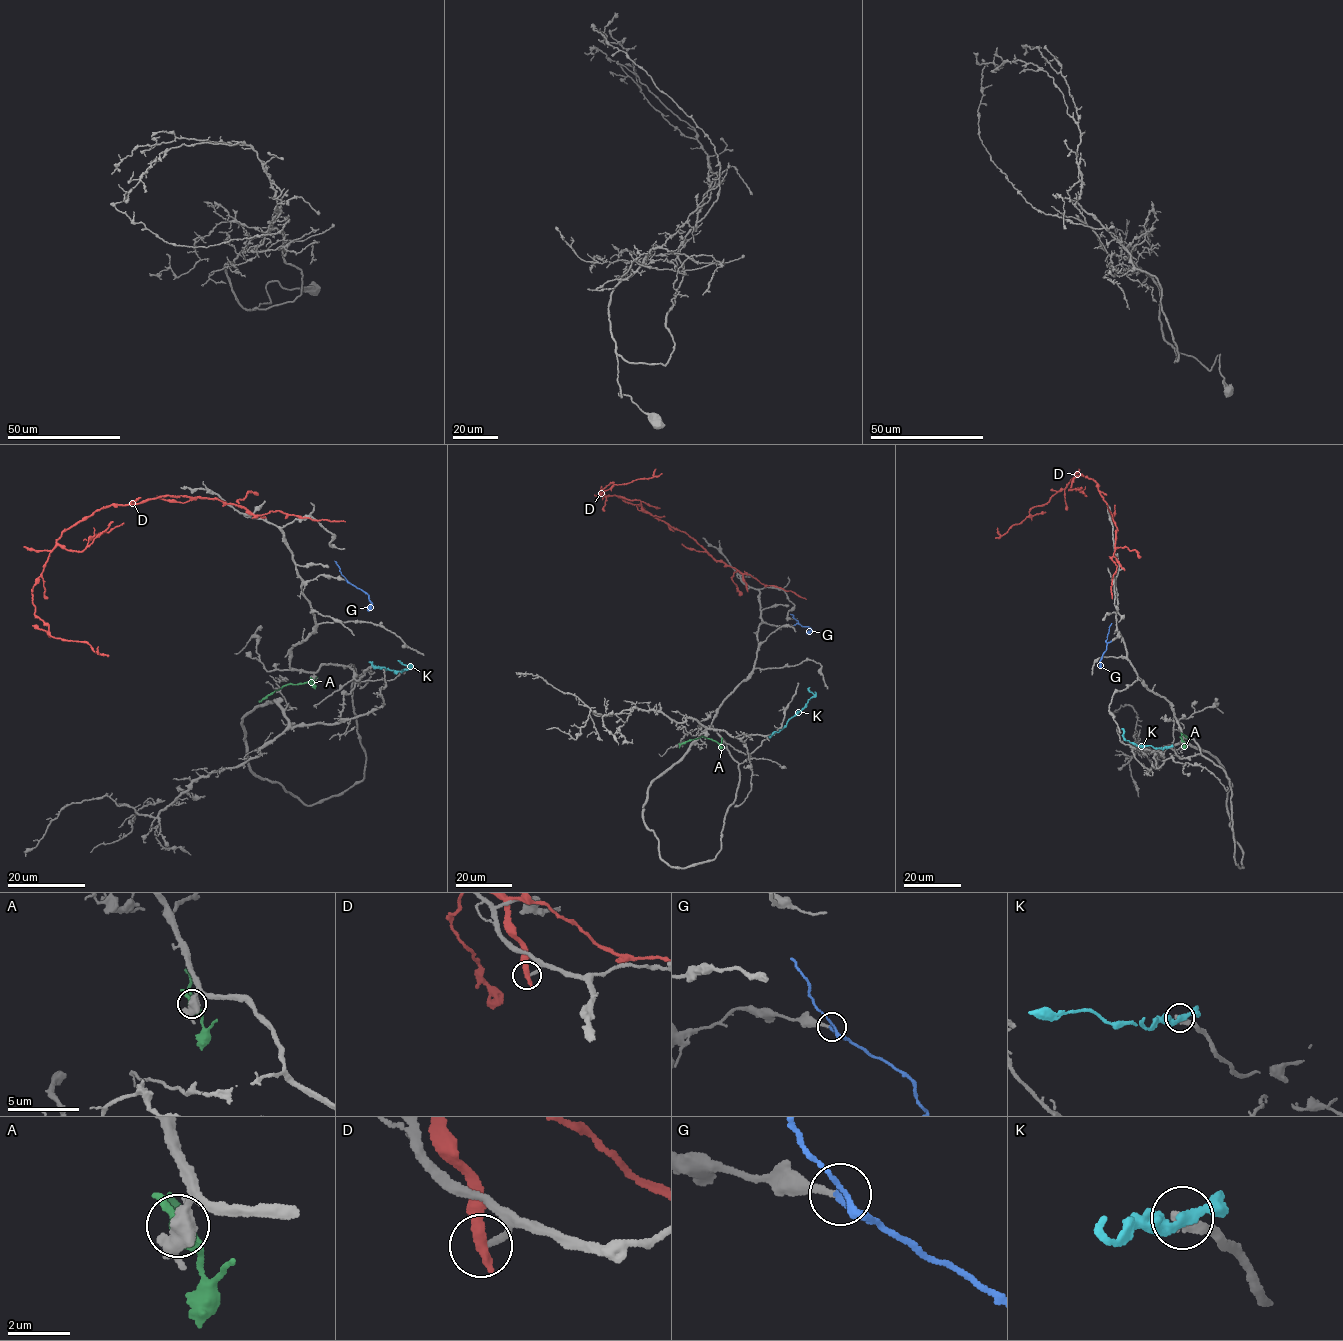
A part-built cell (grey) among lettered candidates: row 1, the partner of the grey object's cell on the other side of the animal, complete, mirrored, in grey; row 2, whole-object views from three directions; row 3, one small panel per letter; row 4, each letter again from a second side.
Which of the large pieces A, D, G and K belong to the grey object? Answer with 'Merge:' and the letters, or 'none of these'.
Merge: G

